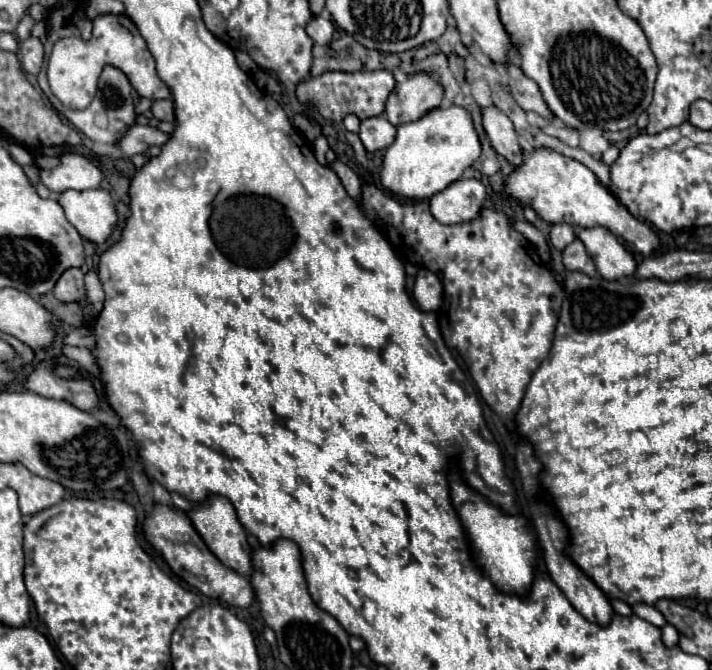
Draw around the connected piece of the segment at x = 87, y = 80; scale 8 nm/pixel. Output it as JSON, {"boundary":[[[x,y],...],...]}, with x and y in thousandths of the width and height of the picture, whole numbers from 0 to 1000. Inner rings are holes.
{"boundary":[[[145,21],[131,30],[131,54],[128,60],[117,63],[114,57],[88,57],[74,69],[74,81],[69,90],[66,113],[69,113],[69,128],[72,137],[86,149],[86,155],[97,164],[117,164],[125,158],[125,152],[133,143],[136,131],[136,116],[145,104],[147,96],[156,96],[167,101],[184,128],[195,137],[195,143],[209,146],[209,149],[229,149],[240,146],[240,134],[235,125],[221,113],[215,84],[206,72],[204,57],[195,51],[195,45],[187,39],[187,48],[173,36],[173,24],[159,24],[159,21]]]}

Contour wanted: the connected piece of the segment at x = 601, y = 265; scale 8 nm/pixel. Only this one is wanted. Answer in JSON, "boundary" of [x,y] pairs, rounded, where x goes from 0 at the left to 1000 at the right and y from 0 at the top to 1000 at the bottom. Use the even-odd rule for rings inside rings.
{"boundary":[[[810,340],[810,355],[819,358],[824,379],[847,415],[869,418],[892,409],[895,391],[889,379],[850,340]]]}

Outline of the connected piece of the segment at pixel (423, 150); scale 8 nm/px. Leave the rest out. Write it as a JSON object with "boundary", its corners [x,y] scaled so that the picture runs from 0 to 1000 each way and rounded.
{"boundary":[[[619,158],[597,170],[597,176],[563,185],[558,191],[558,206],[538,233],[532,269],[541,284],[560,296],[603,299],[608,290],[645,269],[647,260],[673,236],[673,230],[676,215],[664,191],[662,170],[647,158]]]}

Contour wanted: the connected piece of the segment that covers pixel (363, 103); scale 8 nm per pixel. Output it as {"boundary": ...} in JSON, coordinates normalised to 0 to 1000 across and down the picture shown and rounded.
{"boundary":[[[529,104],[529,107],[499,107],[499,110],[485,110],[485,107],[456,107],[454,113],[445,113],[428,125],[417,128],[417,146],[423,152],[434,152],[448,170],[468,182],[482,182],[487,170],[499,170],[504,179],[535,173],[541,164],[544,143],[555,131],[555,116],[544,104]]]}

